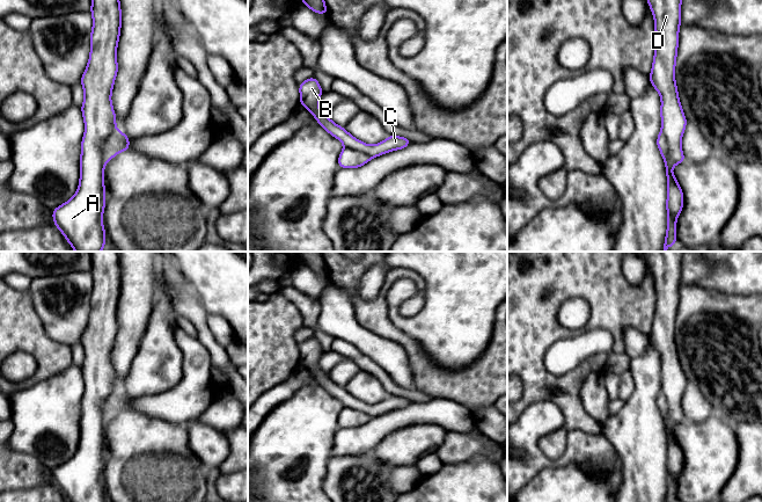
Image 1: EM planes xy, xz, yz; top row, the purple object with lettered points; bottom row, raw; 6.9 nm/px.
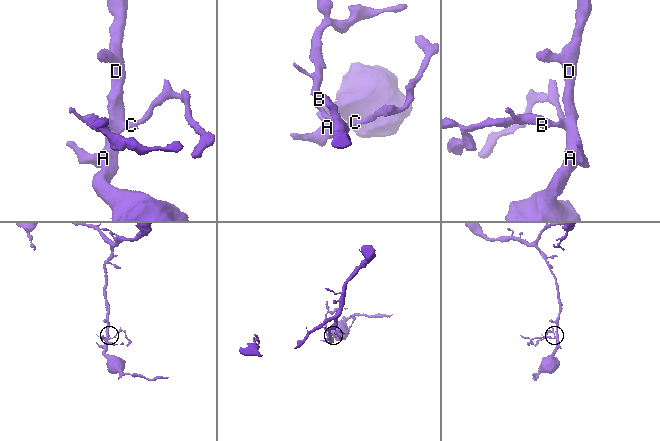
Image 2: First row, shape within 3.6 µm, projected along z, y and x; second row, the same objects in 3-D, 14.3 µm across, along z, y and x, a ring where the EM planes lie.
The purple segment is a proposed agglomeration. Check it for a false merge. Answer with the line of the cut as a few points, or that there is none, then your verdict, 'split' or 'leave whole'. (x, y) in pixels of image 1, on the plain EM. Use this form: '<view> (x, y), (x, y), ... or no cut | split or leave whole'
xy (117, 391), (112, 392), (102, 404), (101, 416), (103, 422) | split

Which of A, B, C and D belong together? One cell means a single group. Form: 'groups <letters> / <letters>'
groups A D / B C

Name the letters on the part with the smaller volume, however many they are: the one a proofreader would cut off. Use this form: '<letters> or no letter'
B, C

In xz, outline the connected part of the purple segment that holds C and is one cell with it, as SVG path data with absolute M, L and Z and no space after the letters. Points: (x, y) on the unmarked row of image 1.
M315 336L299 343L300 365L307 368L316 378L317 383L331 395L340 400L345 407L351 407L367 414L371 419L386 414L395 409L402 409L409 406L412 401L409 398L398 395L388 395L387 399L376 403L367 405L351 395L345 387L334 383L327 374L318 369L318 361L323 350Z

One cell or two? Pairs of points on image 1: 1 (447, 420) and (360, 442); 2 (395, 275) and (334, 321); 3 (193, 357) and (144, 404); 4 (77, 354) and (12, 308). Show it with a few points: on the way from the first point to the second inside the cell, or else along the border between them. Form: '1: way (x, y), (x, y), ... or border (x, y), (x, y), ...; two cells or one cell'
1: way (425, 415), (408, 415), (382, 426); one cell
2: border (356, 297), (354, 318), (368, 329); two cells
3: way (193, 375), (193, 378), (168, 404), (161, 404); one cell
4: border (70, 347), (73, 362); two cells

